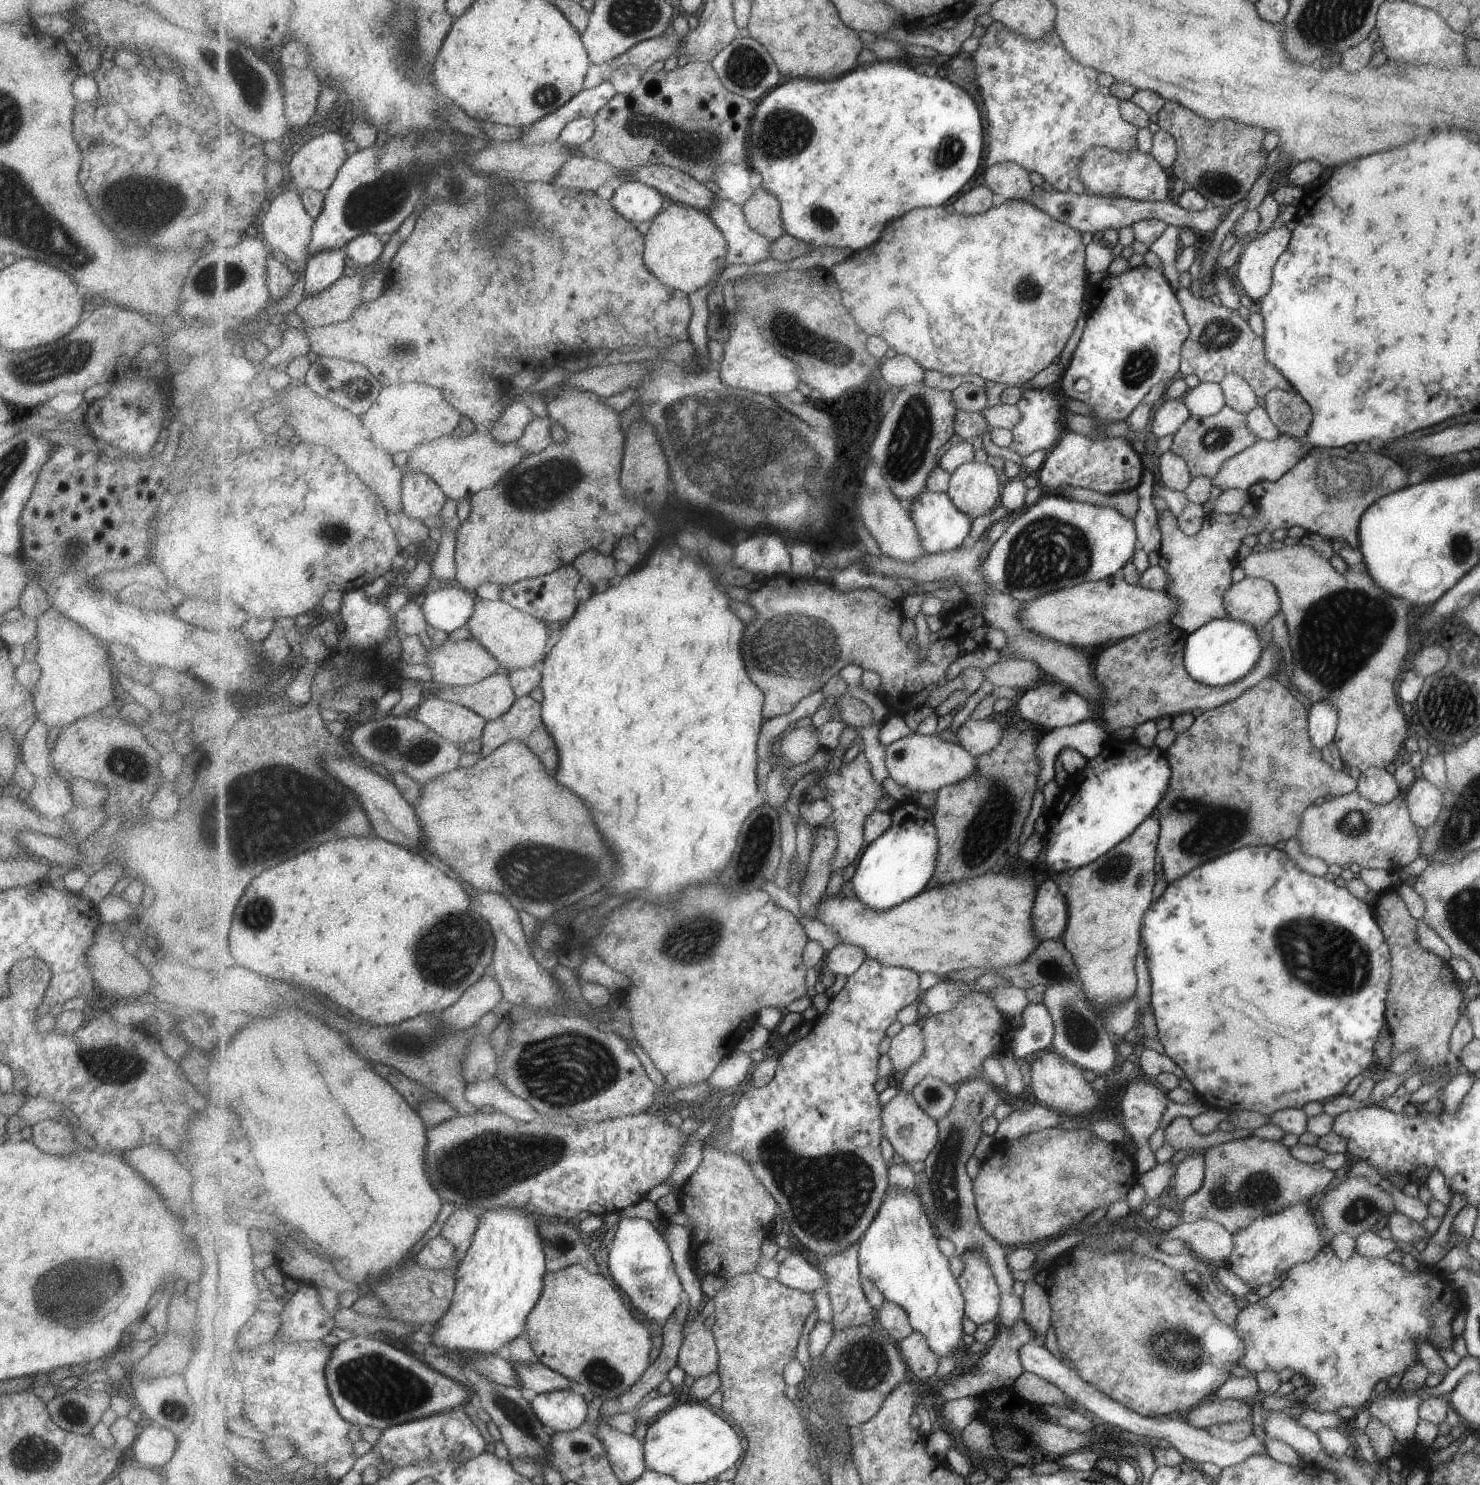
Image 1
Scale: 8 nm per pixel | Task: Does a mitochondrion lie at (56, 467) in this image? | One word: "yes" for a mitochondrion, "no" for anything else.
no

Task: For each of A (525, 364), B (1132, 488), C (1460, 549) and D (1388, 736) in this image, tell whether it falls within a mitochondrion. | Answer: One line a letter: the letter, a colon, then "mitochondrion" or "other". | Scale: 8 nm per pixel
A: other
B: other
C: mitochondrion
D: other

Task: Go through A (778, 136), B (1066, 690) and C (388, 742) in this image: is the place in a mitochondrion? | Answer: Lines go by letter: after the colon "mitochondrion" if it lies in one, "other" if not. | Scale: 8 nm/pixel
A: mitochondrion
B: other
C: mitochondrion

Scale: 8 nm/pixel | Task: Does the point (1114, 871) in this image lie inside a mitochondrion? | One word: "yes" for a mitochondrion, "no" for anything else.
yes

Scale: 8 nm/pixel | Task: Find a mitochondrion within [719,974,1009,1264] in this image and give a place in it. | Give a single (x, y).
(828, 1197)

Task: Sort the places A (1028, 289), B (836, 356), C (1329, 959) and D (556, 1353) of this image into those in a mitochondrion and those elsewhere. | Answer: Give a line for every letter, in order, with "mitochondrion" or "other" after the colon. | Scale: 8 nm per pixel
A: mitochondrion
B: mitochondrion
C: mitochondrion
D: other

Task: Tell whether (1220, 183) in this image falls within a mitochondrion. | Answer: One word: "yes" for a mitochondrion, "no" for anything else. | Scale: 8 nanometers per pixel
yes

